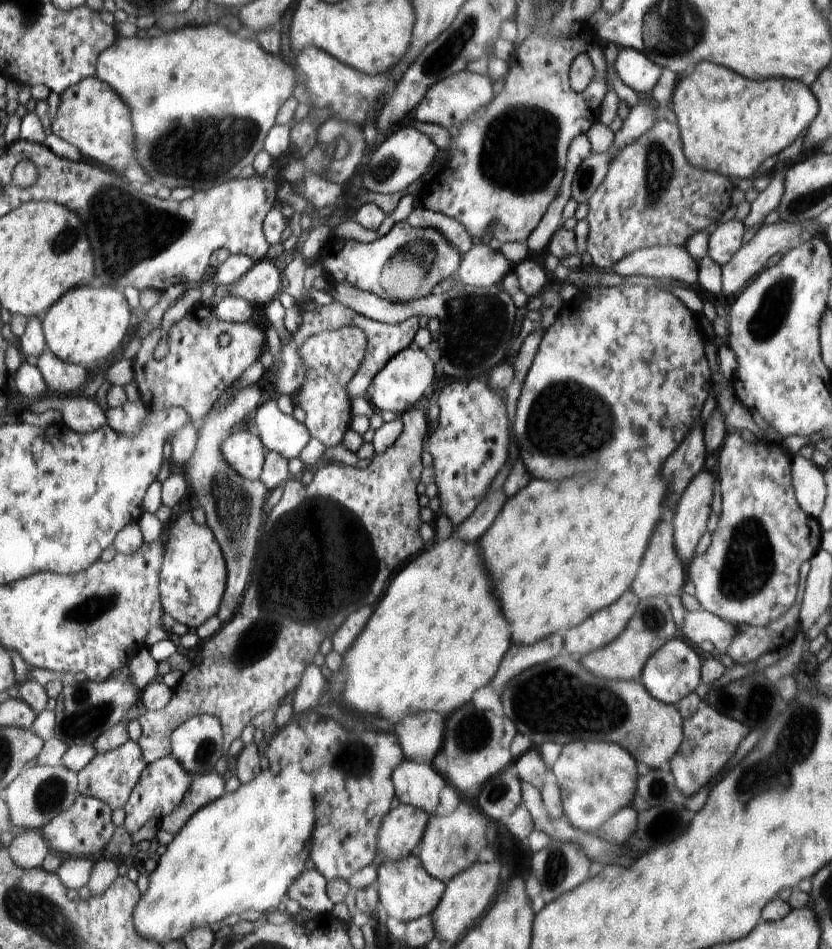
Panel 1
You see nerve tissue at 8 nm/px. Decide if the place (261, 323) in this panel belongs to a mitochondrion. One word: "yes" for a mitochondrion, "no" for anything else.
no

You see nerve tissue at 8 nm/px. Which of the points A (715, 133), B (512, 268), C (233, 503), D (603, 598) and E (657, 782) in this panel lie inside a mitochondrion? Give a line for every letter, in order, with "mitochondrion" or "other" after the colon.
A: other
B: other
C: mitochondrion
D: other
E: mitochondrion

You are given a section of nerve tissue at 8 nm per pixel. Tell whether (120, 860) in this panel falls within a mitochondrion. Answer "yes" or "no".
no

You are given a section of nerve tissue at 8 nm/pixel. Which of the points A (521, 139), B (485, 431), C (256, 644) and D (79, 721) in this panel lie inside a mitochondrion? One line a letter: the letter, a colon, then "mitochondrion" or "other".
A: mitochondrion
B: other
C: mitochondrion
D: mitochondrion

